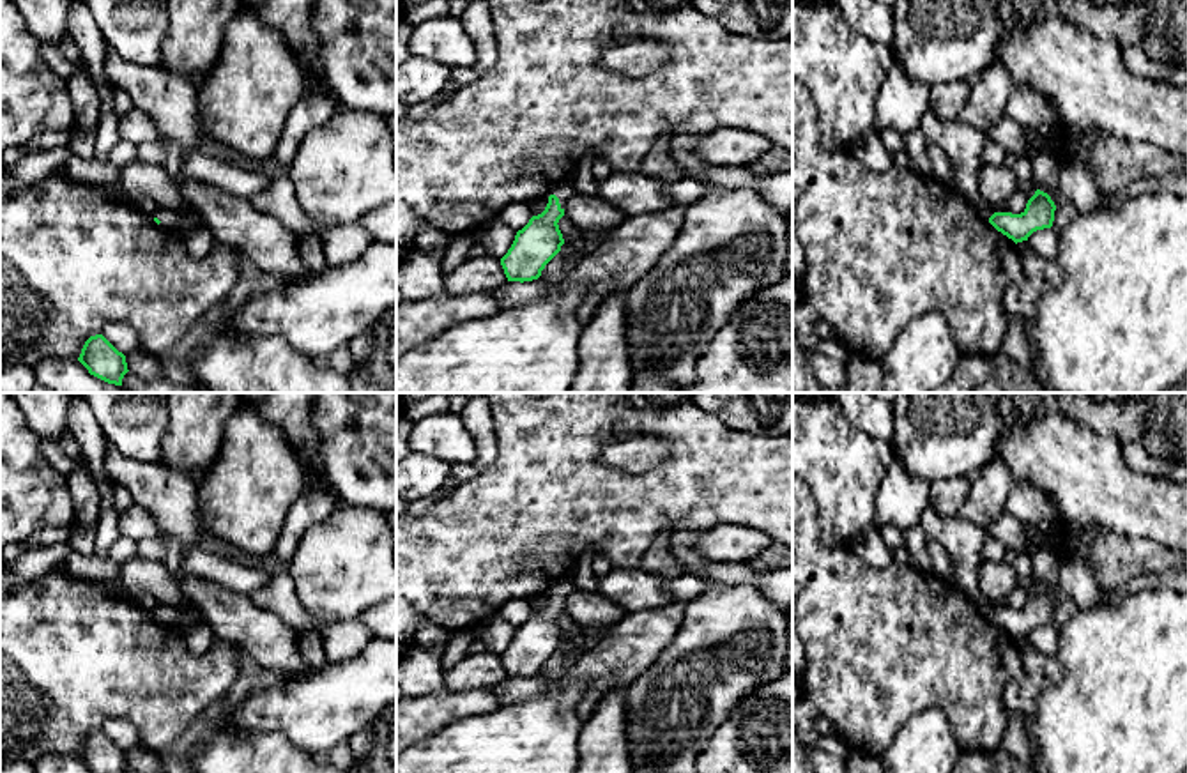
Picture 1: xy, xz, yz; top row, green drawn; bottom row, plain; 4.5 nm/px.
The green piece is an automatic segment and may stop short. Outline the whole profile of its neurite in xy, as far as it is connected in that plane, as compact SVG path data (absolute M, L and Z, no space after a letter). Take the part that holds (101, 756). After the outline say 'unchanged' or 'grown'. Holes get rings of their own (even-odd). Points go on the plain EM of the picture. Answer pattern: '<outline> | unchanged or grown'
M103 731L90 732L78 757L94 773L124 773L127 766L126 752L119 748Z | unchanged

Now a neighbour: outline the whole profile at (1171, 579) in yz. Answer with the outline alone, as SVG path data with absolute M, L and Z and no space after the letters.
M1166 570L1159 573L1139 573L1132 577L1132 580L1120 589L1114 589L1111 593L1102 593L1100 601L1102 603L1118 603L1125 596L1129 596L1134 591L1141 589L1171 589L1178 593L1187 593L1187 570Z

